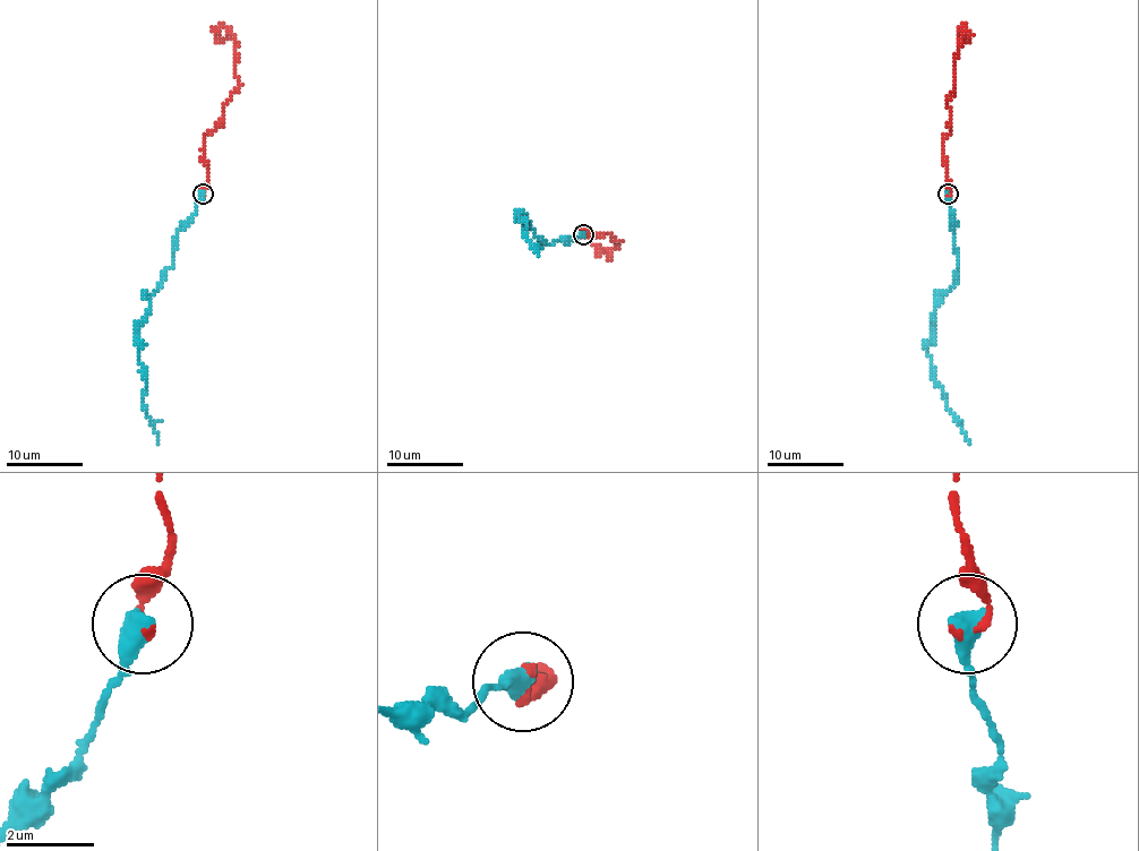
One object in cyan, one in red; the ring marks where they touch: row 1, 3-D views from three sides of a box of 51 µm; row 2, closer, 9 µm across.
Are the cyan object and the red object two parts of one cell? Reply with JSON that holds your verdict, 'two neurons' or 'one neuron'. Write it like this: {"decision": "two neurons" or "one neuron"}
{"decision": "one neuron"}

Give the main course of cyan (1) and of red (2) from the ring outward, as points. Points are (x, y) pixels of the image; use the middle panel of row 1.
1: (583, 234), (549, 246), (531, 230), (530, 223), (516, 218), (520, 215), (525, 229), (524, 235), (539, 257)
2: (585, 234), (583, 229), (589, 238), (605, 234), (617, 240), (606, 251), (597, 249), (602, 251)

